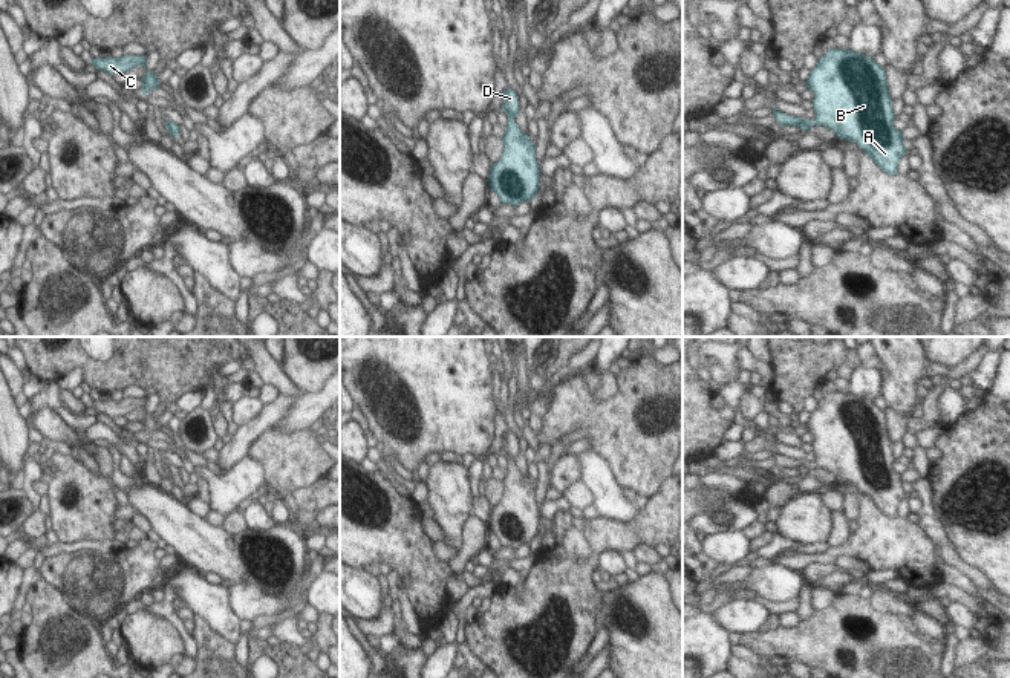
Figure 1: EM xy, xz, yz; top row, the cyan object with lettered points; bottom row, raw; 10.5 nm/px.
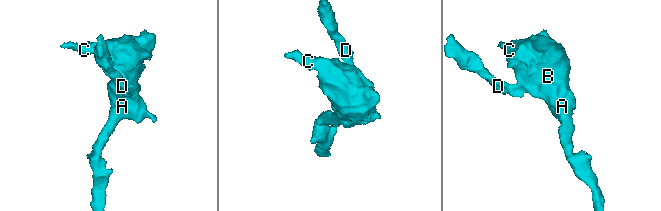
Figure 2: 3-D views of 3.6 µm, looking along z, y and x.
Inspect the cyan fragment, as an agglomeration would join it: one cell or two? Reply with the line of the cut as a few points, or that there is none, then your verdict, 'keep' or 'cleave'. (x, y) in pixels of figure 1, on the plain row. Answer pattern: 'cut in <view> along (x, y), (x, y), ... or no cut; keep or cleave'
cut in yz along (804, 462), (807, 472); cleave

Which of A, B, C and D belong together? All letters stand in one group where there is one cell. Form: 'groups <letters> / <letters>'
groups A B C / D

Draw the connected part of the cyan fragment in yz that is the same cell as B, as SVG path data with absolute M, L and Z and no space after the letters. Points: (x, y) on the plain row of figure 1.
M828 392L806 429L816 438L811 444L816 461L803 464L806 471L823 468L855 485L885 516L898 517L906 491L903 476L894 470L885 410L849 392Z

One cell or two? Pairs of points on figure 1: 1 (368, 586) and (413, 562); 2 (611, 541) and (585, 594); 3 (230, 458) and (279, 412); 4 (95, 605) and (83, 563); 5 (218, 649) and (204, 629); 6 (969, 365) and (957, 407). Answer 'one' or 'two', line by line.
1: two
2: one
3: one
4: one
5: one
6: two

